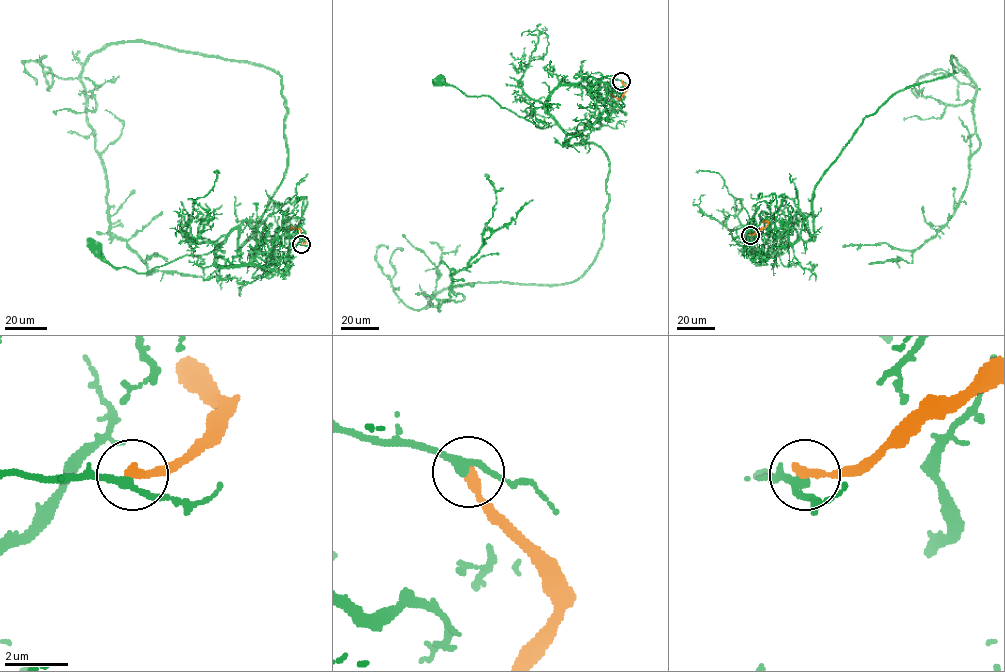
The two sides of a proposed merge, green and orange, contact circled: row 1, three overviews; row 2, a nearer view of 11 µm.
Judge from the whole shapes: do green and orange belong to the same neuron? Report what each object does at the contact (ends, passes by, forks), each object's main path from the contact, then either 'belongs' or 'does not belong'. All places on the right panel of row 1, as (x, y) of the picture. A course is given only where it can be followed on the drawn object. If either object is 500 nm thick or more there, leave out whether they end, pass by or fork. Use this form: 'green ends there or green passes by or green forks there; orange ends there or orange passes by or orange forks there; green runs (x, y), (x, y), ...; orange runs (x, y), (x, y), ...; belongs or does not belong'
green passes by; orange ends there; green runs (750, 235), (746, 246), (752, 257), (770, 254), (793, 226), (797, 238), (766, 260), (749, 238); orange runs (750, 235), (764, 228), (768, 221), (763, 221); does not belong

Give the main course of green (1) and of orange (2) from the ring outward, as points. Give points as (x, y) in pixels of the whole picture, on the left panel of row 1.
1: (301, 244), (272, 268), (218, 266), (227, 234), (208, 253), (143, 273), (114, 267), (97, 248)
2: (301, 244), (307, 239), (299, 229), (290, 228)

